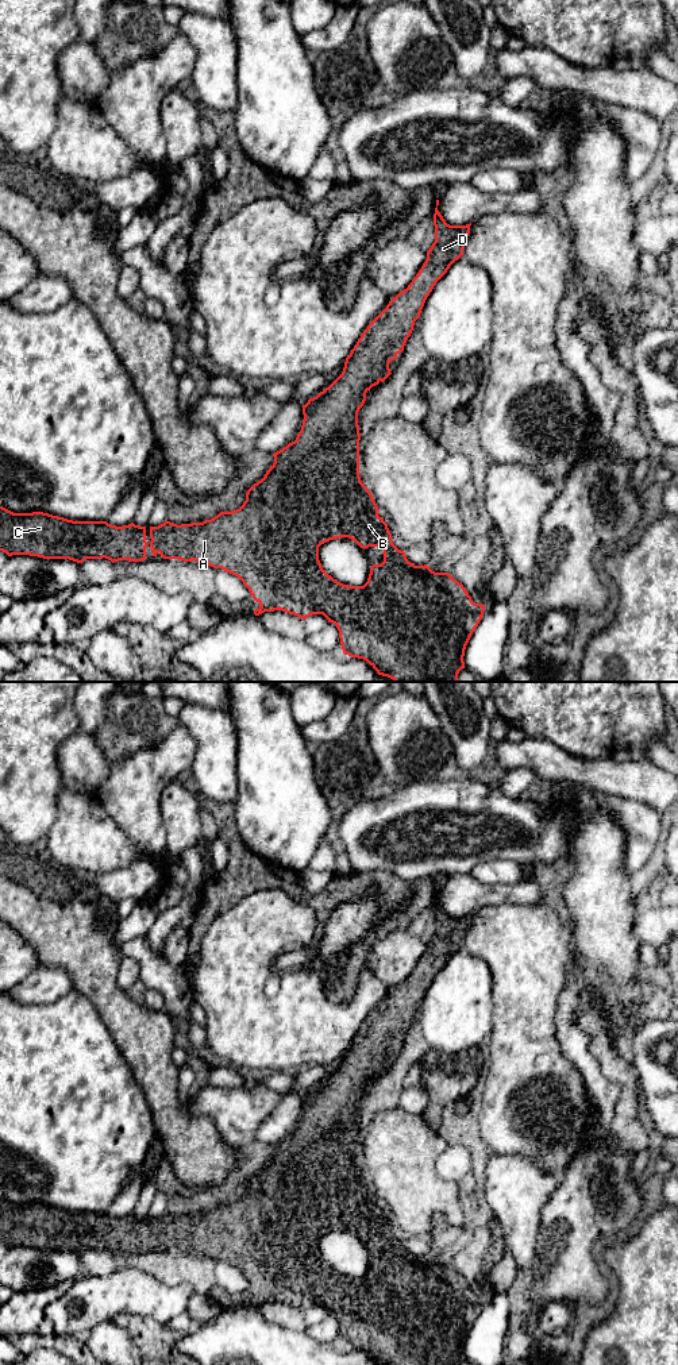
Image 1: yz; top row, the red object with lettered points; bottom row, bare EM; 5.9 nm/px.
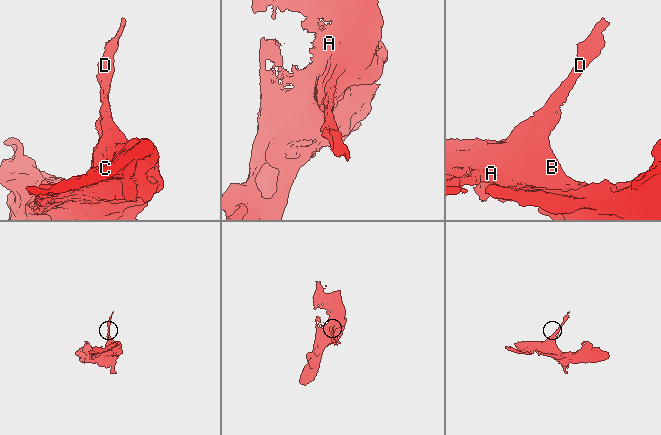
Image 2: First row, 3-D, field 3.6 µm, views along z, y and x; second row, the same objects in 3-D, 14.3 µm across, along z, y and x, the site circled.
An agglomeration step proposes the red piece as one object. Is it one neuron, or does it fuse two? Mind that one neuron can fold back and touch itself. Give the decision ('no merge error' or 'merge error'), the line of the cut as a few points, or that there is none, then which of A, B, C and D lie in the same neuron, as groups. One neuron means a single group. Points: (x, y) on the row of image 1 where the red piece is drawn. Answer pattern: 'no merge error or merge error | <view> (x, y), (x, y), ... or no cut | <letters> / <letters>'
no merge error | no cut | A B C D

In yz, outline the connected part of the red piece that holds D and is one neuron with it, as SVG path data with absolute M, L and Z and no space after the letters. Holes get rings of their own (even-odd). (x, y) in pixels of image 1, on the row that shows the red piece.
M436 200L436 208L434 213L434 225L435 225L435 242L431 248L427 251L427 259L423 263L421 269L408 285L407 289L400 292L394 298L389 301L386 308L367 325L357 344L351 350L350 355L346 358L344 367L342 374L323 392L320 392L316 397L309 398L305 405L303 405L303 425L294 441L289 443L282 450L273 454L274 463L266 471L265 477L254 483L246 493L246 501L243 505L232 512L220 512L211 520L205 520L203 523L192 523L192 524L173 524L170 521L165 521L158 527L150 527L150 539L151 541L146 541L146 527L135 525L134 523L123 527L111 525L107 521L73 521L63 517L53 516L43 512L32 512L32 513L14 513L3 506L0 506L0 551L5 552L8 556L12 555L30 555L38 556L43 559L69 559L77 563L82 563L86 559L108 559L112 563L119 560L128 562L142 562L146 560L146 547L150 545L153 551L153 556L158 554L163 559L178 559L184 562L203 562L213 568L221 568L235 577L238 577L243 585L249 589L254 601L257 601L261 606L254 610L255 616L259 616L265 612L282 610L289 614L294 614L303 620L312 614L323 614L328 622L336 625L339 631L339 639L342 644L342 649L344 655L351 658L358 658L366 660L378 675L388 676L394 682L458 682L458 674L462 668L465 668L465 649L466 645L482 620L485 605L475 604L462 583L454 579L448 572L435 572L427 564L415 566L407 559L404 551L398 550L392 540L392 533L389 532L388 524L384 521L384 517L378 516L378 506L369 491L369 489L362 483L359 477L359 425L358 425L358 412L363 406L366 401L366 393L380 382L384 382L392 373L389 369L389 362L397 359L397 355L404 351L404 346L413 331L415 321L420 317L421 309L429 293L432 292L436 282L447 273L450 266L458 261L463 255L463 248L470 234L470 224L466 225L450 225L446 223L440 212L438 211L439 200ZM348 537L354 540L361 548L369 547L382 547L384 548L384 562L381 564L373 564L370 567L370 574L367 582L363 586L348 586L338 582L331 575L328 575L319 560L319 547L330 540Z

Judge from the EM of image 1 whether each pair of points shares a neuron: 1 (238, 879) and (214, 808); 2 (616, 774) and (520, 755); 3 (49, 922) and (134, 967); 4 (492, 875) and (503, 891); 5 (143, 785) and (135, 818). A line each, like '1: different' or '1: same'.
1: same
2: same
3: different
4: different
5: same

